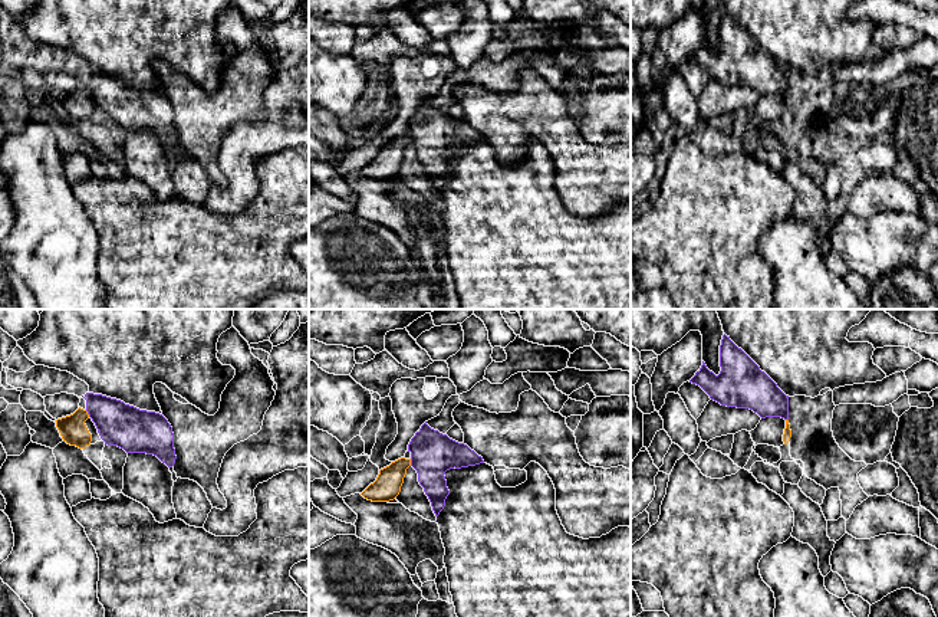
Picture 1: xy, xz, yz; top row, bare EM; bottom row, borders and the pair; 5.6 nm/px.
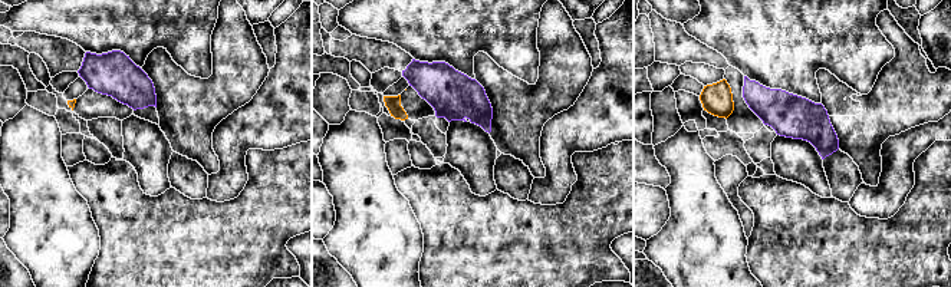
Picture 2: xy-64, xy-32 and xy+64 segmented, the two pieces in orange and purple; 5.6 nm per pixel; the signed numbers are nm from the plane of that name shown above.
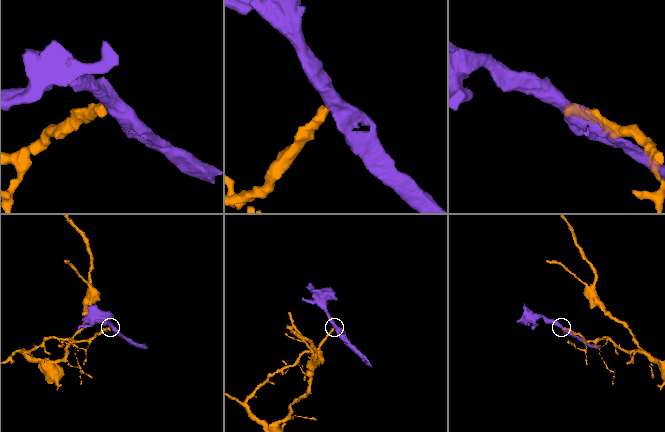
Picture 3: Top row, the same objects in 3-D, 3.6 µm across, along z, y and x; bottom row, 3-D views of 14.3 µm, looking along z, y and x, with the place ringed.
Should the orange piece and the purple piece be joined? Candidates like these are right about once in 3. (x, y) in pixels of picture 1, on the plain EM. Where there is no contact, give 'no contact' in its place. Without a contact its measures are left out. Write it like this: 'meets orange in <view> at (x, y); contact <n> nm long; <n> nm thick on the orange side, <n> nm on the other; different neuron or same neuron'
meets orange in xy at (86, 91); contact 50 nm long; 150 nm thick on the orange side, 240 nm on the other; different neuron

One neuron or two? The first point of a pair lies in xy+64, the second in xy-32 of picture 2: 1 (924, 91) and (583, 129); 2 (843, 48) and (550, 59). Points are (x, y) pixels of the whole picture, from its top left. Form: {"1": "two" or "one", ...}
{"1": "two", "2": "two"}

